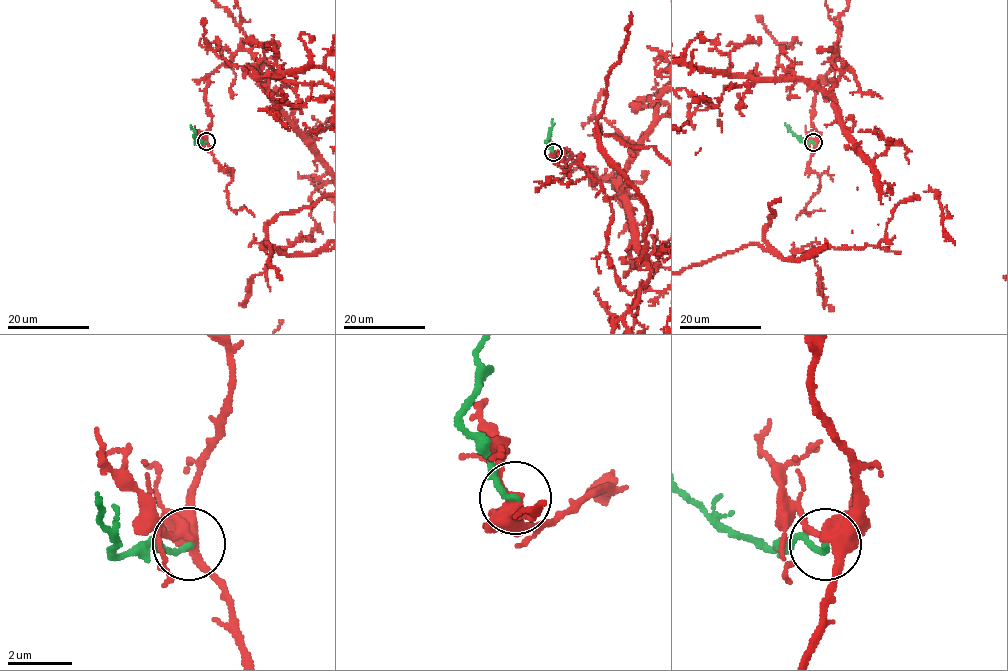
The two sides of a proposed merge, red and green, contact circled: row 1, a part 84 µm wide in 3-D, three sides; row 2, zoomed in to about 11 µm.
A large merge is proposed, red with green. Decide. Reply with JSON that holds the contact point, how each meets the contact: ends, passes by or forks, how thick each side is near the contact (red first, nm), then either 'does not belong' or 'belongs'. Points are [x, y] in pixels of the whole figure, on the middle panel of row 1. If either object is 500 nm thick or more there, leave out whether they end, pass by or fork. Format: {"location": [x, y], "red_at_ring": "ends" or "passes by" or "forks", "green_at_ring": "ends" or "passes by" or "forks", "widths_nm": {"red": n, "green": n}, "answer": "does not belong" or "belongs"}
{"location": [553, 152], "red_at_ring": "forks", "green_at_ring": "ends", "widths_nm": {"red": 400, "green": 190}, "answer": "does not belong"}

